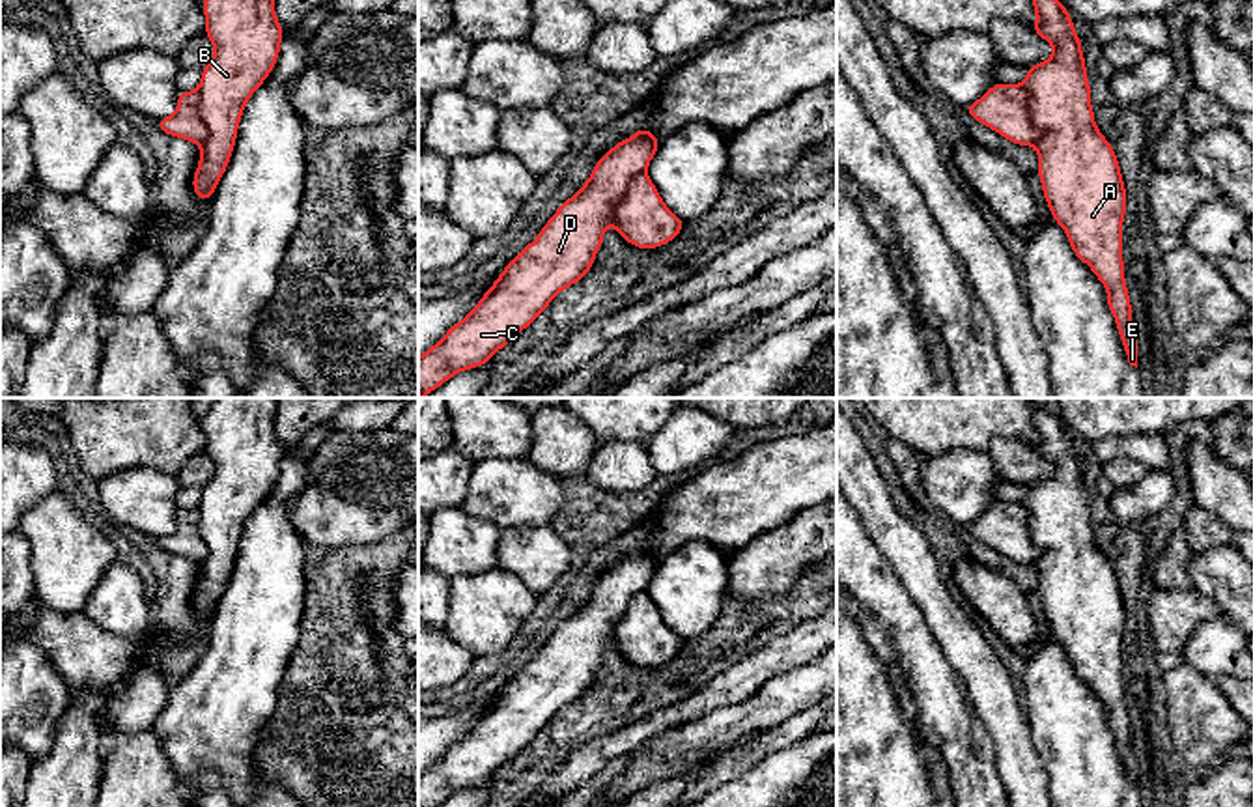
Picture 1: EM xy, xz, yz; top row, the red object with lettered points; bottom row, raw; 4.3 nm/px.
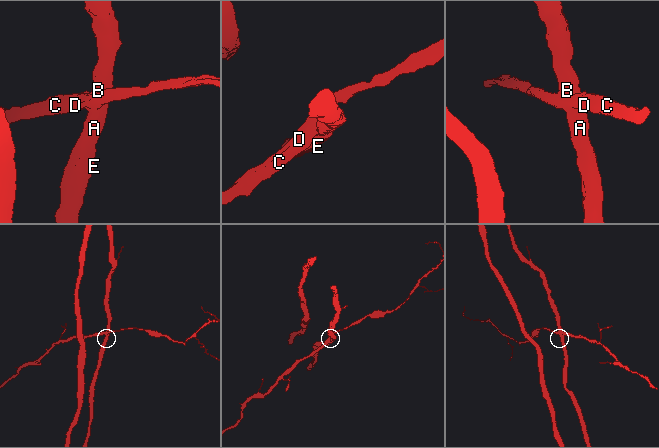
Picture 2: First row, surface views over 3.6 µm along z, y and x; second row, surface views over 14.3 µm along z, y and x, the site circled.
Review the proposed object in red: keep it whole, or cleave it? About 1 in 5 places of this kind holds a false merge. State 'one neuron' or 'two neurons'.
two neurons

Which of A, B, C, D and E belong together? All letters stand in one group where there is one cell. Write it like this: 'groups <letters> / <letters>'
groups A B E / C D

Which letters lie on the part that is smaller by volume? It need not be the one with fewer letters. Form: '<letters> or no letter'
C, D

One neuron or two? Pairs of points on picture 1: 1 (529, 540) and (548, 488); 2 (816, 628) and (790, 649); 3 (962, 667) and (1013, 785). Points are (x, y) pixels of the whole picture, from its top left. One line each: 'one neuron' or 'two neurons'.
1: two neurons
2: one neuron
3: one neuron

